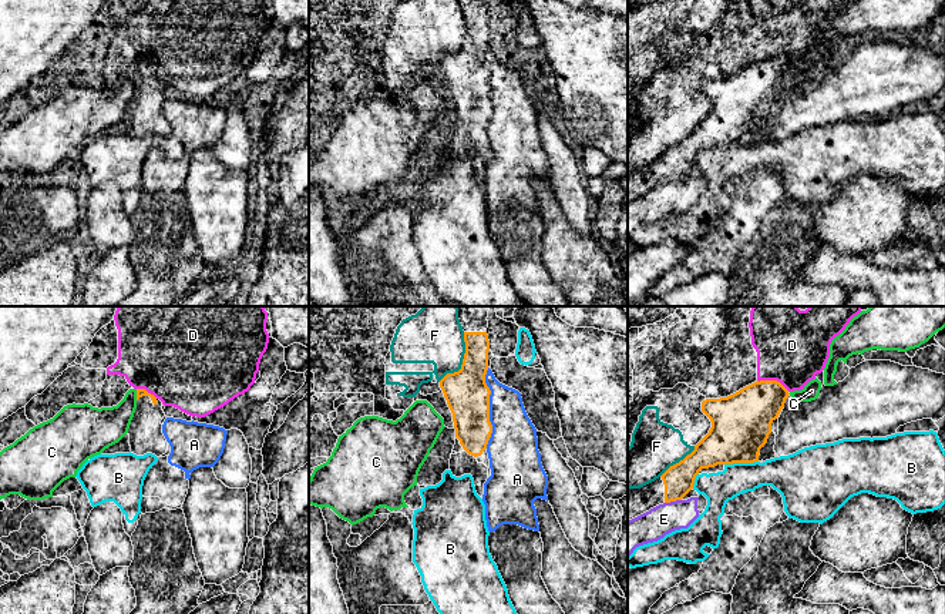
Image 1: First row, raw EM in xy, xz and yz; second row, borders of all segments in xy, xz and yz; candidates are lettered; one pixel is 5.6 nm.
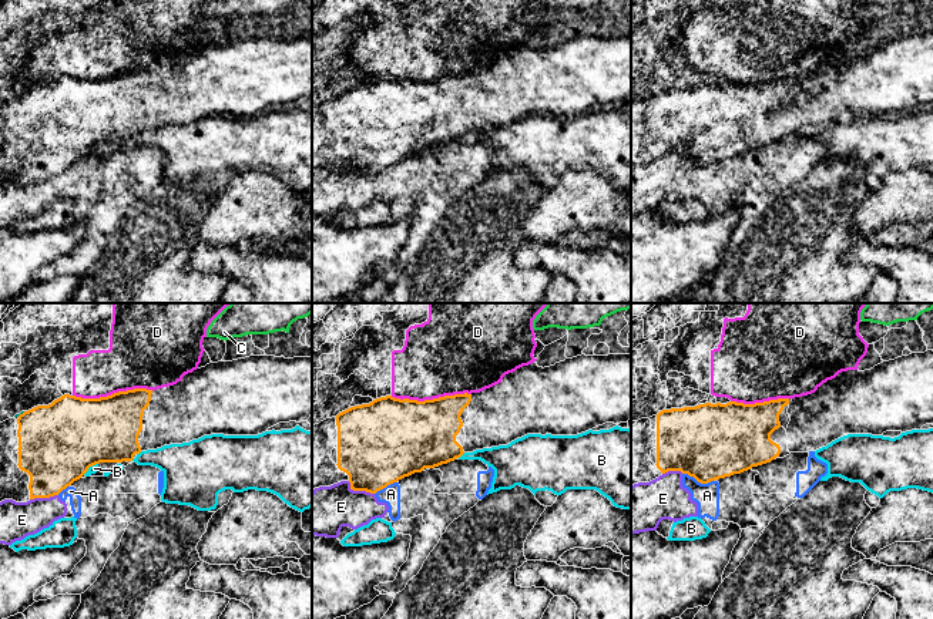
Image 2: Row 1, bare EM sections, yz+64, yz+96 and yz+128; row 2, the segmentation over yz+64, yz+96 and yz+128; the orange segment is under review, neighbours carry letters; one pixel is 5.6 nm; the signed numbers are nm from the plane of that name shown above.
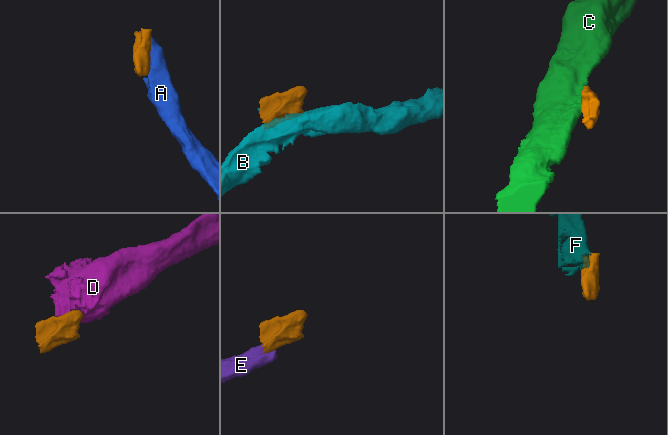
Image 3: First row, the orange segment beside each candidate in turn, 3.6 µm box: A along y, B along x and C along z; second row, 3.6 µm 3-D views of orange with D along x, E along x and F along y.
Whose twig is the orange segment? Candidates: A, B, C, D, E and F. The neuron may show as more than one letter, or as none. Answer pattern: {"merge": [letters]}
{"merge": []}

